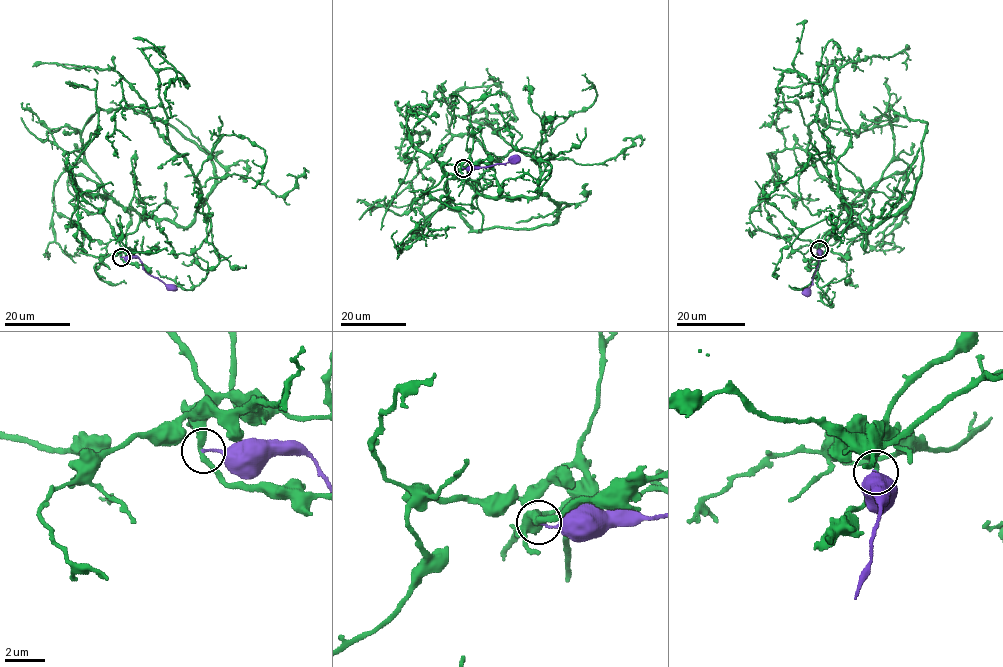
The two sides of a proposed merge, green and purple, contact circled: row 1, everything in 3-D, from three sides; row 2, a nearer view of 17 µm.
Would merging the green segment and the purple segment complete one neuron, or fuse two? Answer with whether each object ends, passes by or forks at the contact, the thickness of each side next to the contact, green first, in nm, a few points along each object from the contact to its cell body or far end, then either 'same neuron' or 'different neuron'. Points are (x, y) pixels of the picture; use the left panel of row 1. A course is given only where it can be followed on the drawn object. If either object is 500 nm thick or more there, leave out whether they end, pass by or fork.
green passes by | purple ends | 300/110 nm | green via (121, 257), (140, 218), (187, 226), (201, 193), (122, 77), (106, 137), (118, 157) | purple via (121, 257), (136, 256), (149, 274), (177, 289) | different neuron

